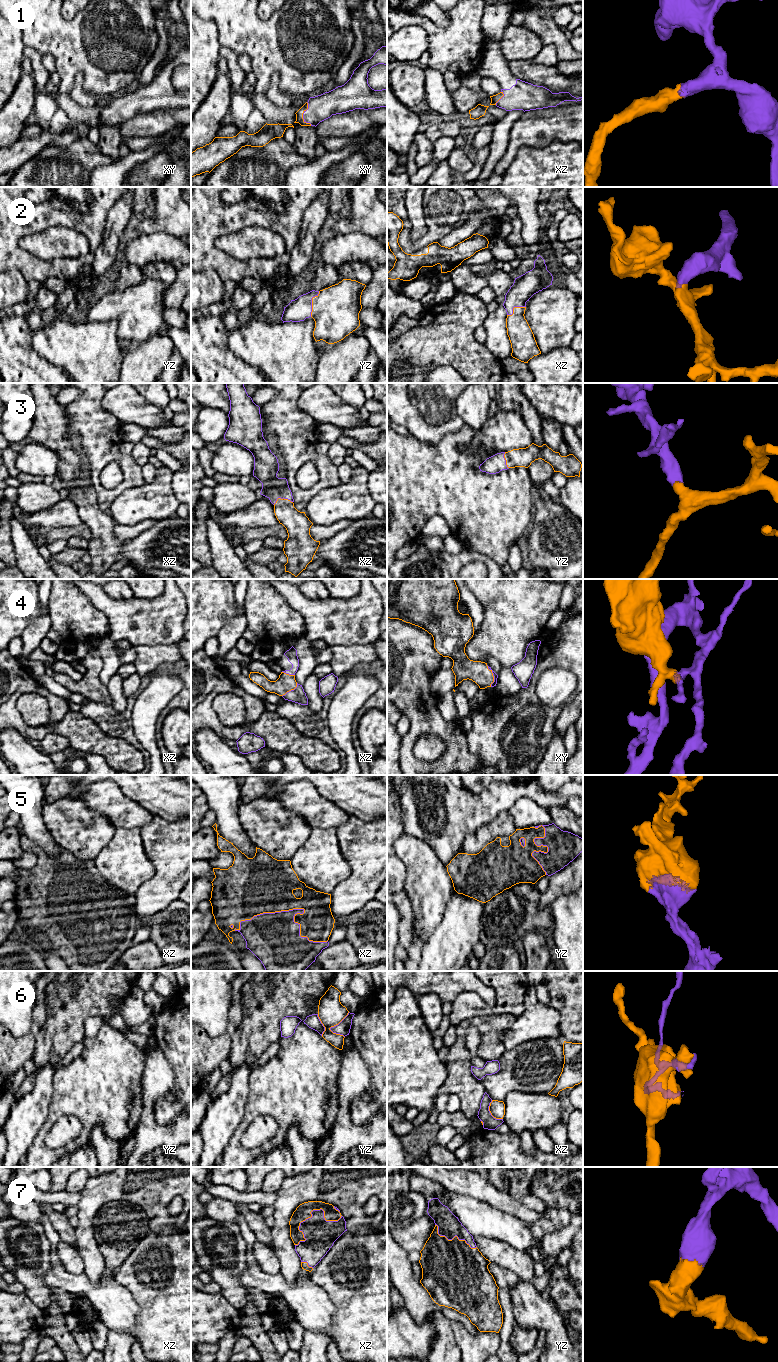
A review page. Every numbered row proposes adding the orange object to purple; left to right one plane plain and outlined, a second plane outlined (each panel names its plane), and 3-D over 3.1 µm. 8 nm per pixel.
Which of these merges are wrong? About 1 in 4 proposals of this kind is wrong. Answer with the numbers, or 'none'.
6

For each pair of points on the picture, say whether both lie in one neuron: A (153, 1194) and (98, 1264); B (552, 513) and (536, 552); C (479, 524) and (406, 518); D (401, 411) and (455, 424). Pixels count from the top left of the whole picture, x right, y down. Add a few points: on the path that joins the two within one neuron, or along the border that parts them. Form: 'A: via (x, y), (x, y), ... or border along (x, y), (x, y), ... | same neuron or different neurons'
A: via (124, 1195), (104, 1195), (86, 1213), (86, 1235) | same neuron
B: via (552, 523), (552, 536), (546, 542) | same neuron
C: via (461, 508), (424, 508) | same neuron
D: via (414, 422), (421, 429), (442, 429) | same neuron

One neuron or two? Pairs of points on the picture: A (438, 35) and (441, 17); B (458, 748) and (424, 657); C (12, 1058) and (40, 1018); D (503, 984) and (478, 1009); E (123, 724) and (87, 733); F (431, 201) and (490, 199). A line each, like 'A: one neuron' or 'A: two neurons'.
A: two neurons
B: one neuron
C: one neuron
D: one neuron
E: two neurons
F: two neurons

